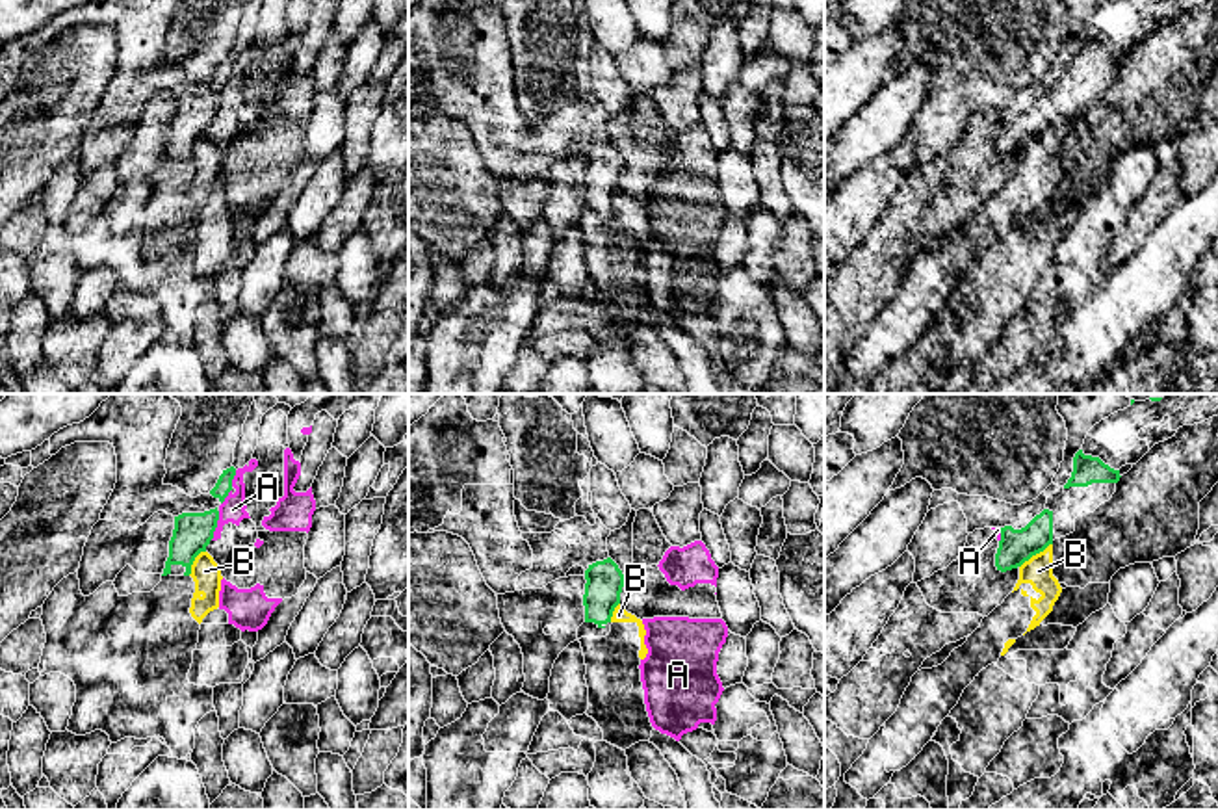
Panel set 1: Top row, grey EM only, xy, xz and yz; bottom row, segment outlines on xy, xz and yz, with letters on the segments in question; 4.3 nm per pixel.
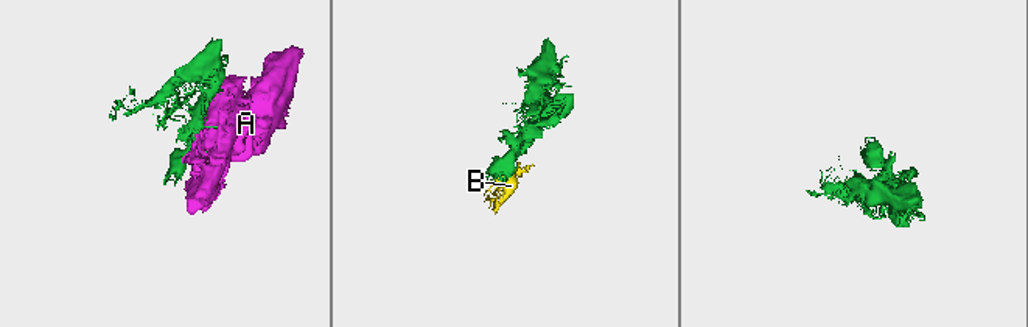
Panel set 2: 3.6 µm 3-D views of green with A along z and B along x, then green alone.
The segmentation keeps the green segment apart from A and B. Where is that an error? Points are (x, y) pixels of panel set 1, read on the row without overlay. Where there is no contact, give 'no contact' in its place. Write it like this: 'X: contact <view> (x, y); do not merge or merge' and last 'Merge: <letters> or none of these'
A: contact xy (216, 110); do not merge
B: contact yz (1035, 138); do not merge
Merge: none of these

